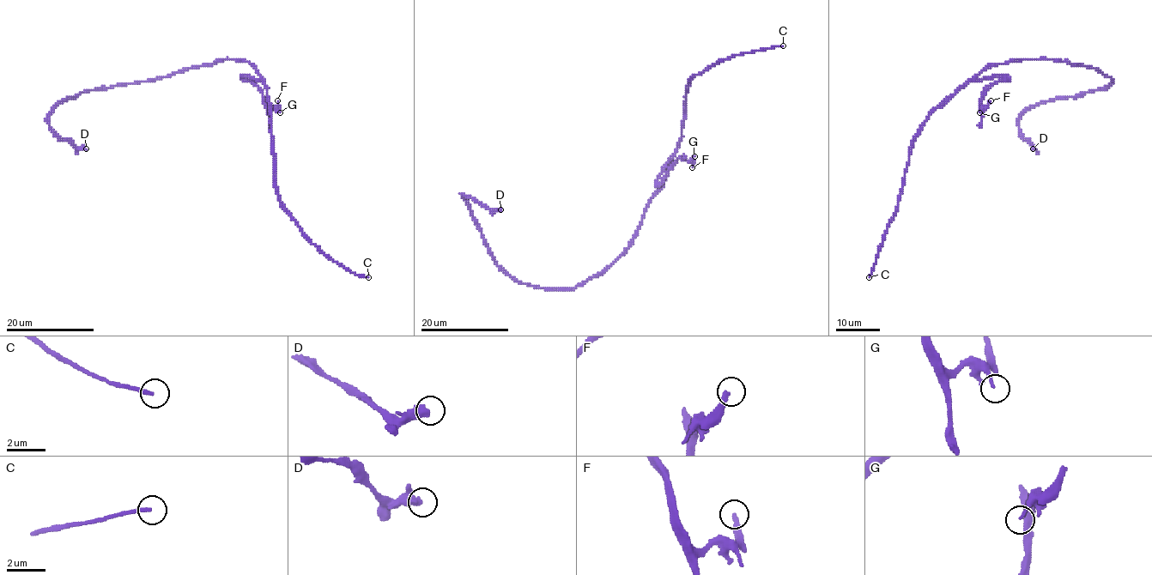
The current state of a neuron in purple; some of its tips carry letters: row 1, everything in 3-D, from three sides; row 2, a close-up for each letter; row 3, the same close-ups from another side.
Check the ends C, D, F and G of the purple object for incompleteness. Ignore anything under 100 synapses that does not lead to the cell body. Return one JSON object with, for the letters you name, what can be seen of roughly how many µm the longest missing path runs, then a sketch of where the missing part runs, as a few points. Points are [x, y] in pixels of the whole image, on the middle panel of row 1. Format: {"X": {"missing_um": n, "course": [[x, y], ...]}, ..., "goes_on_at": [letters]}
{"goes_on_at": []}

